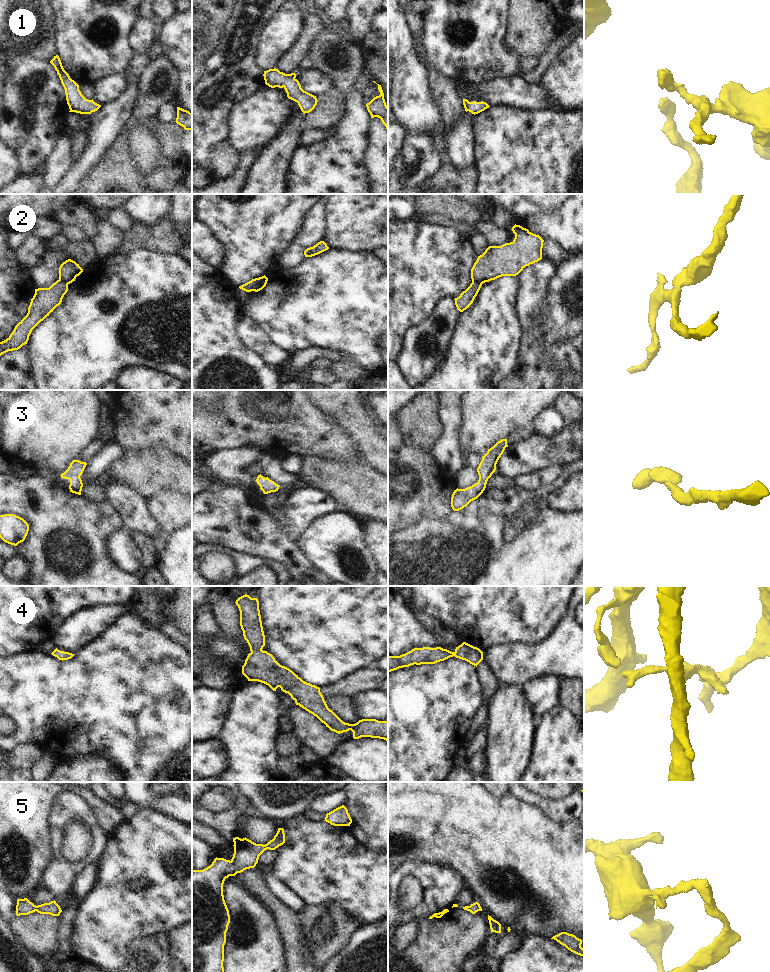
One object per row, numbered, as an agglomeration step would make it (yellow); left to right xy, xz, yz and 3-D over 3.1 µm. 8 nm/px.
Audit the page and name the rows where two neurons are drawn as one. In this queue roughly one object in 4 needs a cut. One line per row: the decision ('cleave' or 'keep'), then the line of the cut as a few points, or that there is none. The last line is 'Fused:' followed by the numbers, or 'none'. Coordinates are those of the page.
1: keep | no cut
2: cleave | xz (262, 277), (262, 281), (253, 290)
3: keep | no cut
4: keep | no cut
5: keep | no cut
Fused: 2

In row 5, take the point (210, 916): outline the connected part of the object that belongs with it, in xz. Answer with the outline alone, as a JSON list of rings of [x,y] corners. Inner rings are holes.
[[[278,828],[274,838],[267,844],[256,844],[246,837],[233,838],[234,854],[231,860],[215,858],[210,866],[203,870],[192,870],[192,972],[224,972],[224,945],[226,943],[226,932],[230,923],[230,915],[223,895],[223,884],[229,876],[235,876],[246,869],[254,868],[258,863],[259,856],[267,849],[275,850],[285,843],[283,828]]]

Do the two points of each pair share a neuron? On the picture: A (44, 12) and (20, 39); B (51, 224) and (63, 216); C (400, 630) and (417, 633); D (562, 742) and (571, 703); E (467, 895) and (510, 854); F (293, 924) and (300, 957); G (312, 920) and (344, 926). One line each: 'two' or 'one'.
A: one
B: two
C: one
D: two
E: two
F: one
G: one

